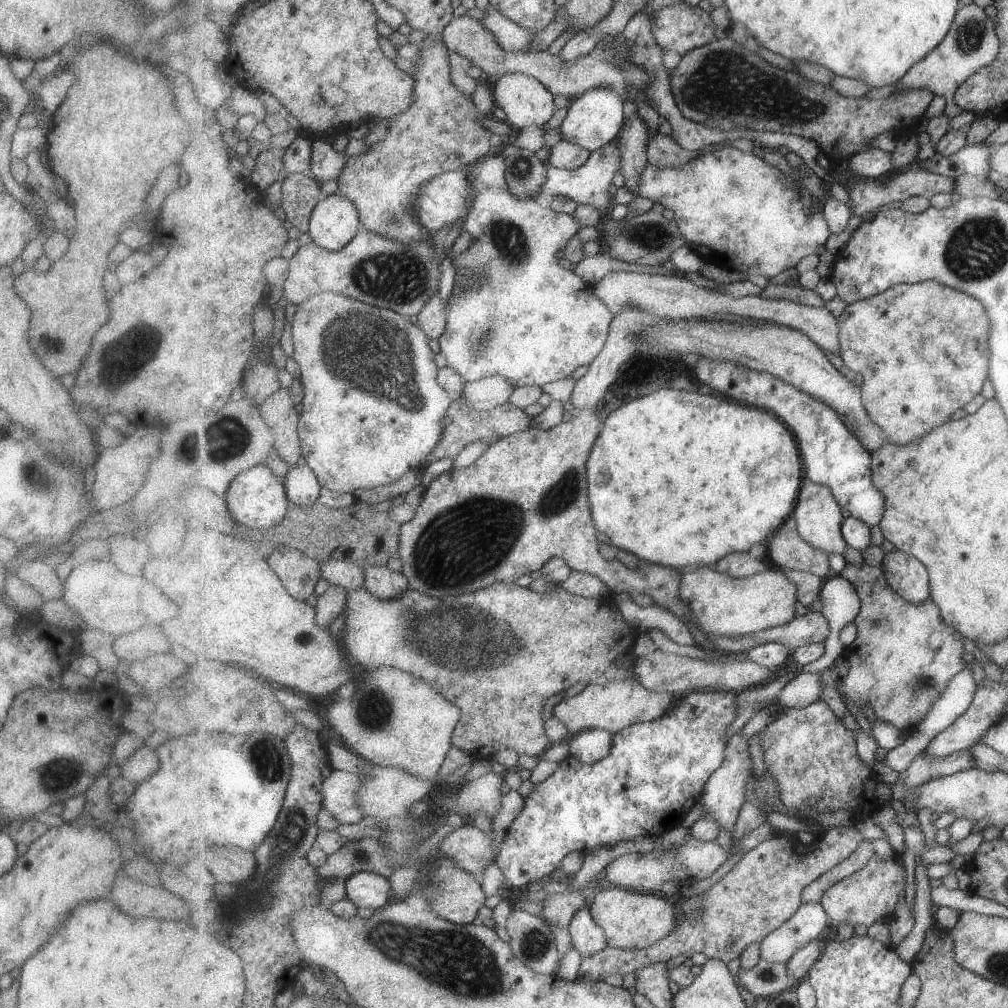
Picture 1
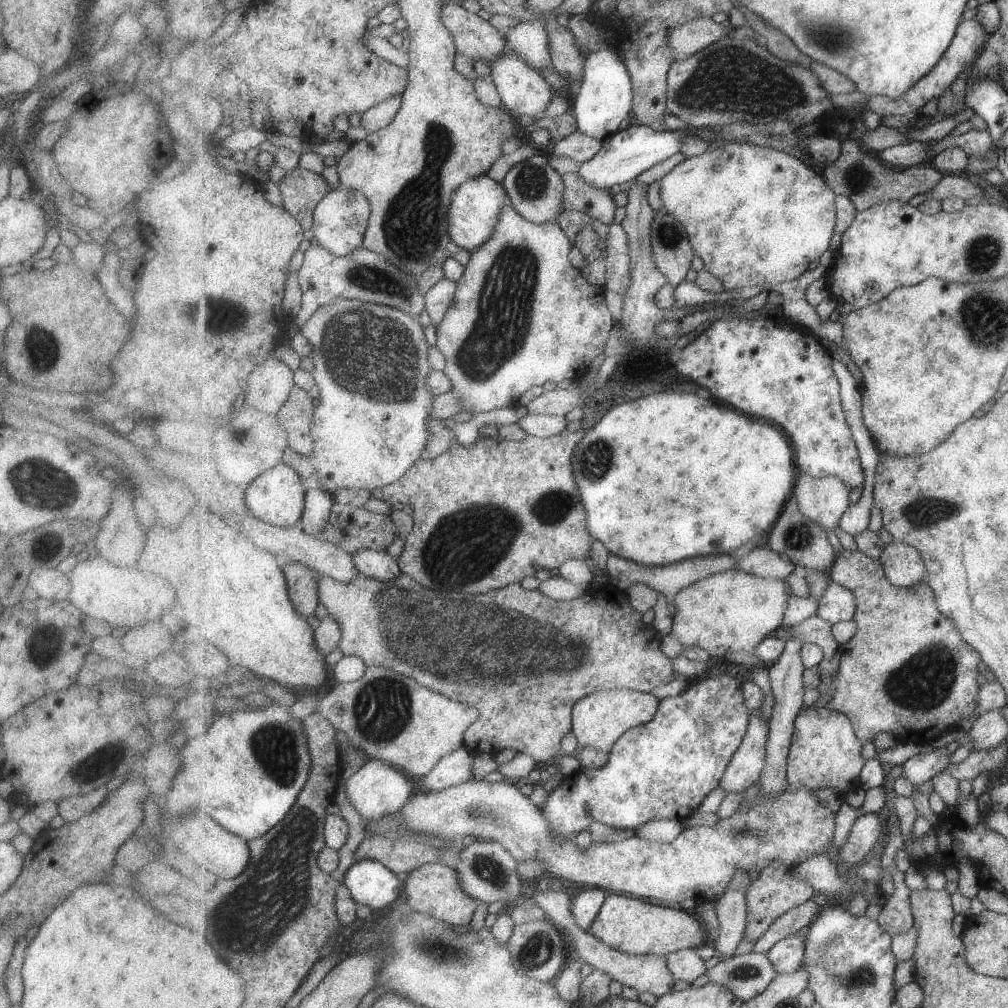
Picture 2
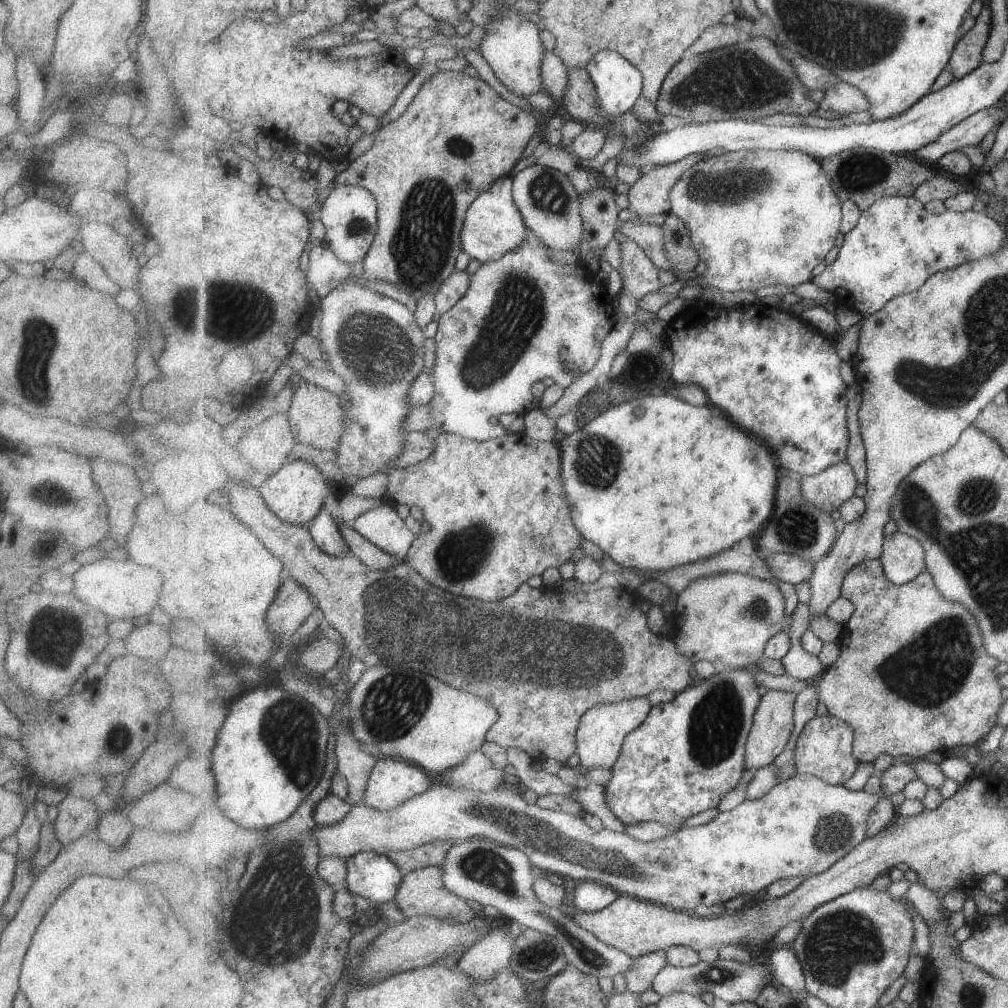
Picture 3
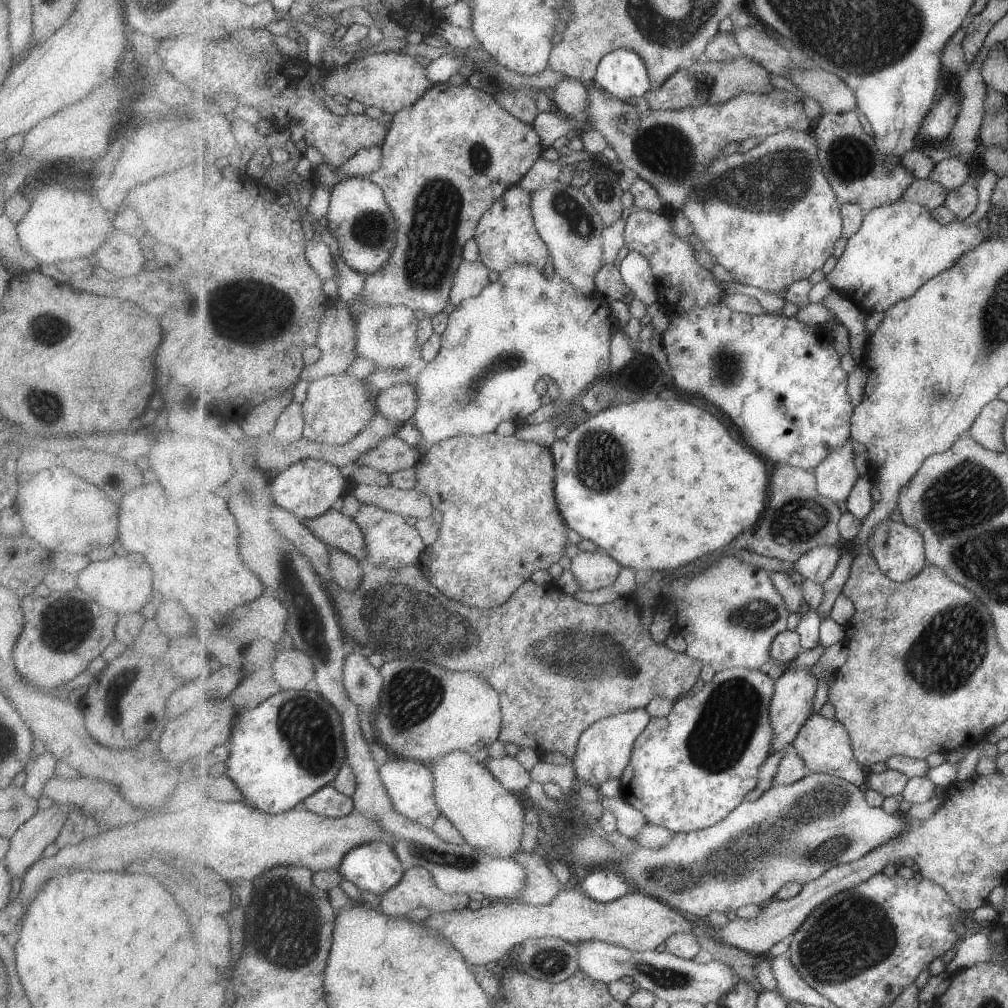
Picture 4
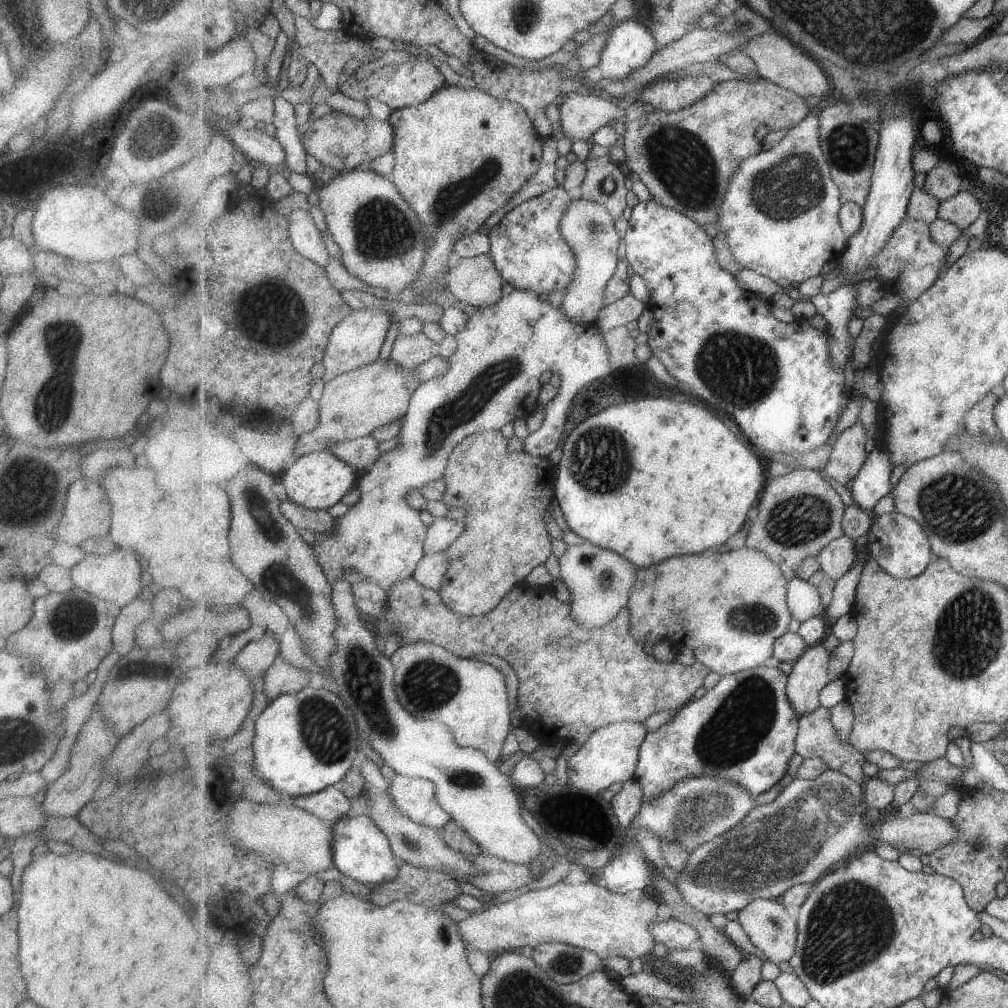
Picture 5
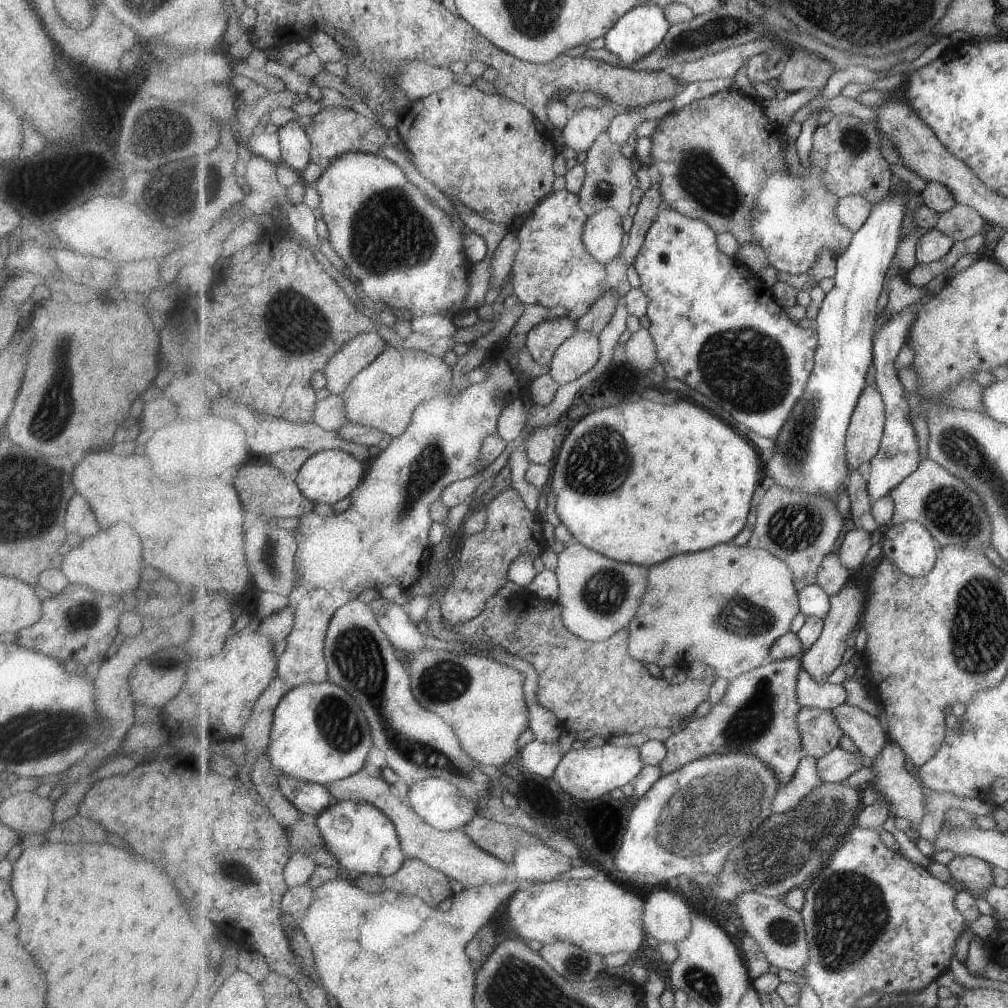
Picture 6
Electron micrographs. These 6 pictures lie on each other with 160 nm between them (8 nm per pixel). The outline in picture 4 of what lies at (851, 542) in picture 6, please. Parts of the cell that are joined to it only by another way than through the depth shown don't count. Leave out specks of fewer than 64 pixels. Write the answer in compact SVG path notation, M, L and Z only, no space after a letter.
M843 544L820 546L806 552L791 565L805 579L824 584L833 576L842 557Z

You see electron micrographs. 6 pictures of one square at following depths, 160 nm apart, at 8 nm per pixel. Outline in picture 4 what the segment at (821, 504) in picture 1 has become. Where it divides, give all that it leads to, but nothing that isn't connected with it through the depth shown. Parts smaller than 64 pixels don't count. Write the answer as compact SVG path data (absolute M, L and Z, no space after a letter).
M850 438L816 466L818 491L839 502L847 502L855 483L860 479L855 464L855 446Z

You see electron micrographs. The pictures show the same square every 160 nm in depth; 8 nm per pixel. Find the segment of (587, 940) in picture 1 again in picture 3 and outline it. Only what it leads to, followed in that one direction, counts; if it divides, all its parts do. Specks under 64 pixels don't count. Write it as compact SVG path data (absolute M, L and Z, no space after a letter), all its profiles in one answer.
M583 881L575 892L573 903L577 911L583 912L603 910L621 896L612 886L597 881Z

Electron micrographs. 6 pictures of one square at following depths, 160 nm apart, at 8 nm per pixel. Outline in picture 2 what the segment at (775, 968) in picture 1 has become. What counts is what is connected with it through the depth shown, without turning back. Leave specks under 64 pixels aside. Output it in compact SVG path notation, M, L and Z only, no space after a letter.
M753 952L733 956L723 964L717 963L707 974L709 980L731 988L743 1002L748 1002L757 994L763 994L778 976L767 954Z

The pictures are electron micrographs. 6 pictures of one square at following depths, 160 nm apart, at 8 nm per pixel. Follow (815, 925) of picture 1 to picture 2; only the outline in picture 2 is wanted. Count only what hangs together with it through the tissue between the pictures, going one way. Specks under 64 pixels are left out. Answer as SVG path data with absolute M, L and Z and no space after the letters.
M808 929L785 936L783 940L779 940L771 951L767 954L769 960L773 962L777 973L781 972L797 972L801 968L805 950L807 950Z

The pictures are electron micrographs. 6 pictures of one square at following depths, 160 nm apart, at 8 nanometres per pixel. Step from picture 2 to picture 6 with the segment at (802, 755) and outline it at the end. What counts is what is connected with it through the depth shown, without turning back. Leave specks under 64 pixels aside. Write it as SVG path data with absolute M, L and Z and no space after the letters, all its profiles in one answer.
M802 707L797 720L807 755L818 761L839 746L844 730L835 713L815 707Z

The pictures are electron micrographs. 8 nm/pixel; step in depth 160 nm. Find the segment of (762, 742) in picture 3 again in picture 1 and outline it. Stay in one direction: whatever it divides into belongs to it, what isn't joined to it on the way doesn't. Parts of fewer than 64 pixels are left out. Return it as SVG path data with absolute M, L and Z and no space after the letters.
M741 732L735 734L735 736L732 738L731 742L728 744L728 750L726 751L726 759L724 760L724 763L712 774L712 778L708 780L708 784L705 787L704 794L701 795L701 798L699 802L701 802L701 805L704 806L706 809L706 812L701 818L703 818L705 815L713 815L719 823L719 826L721 828L731 828L731 832L734 831L734 828L736 827L736 822L738 821L741 809L744 807L745 802L745 796L747 796L747 780L752 777L753 774L753 760L751 760L751 752L749 752L749 742L747 742L747 739L743 738L741 736Z

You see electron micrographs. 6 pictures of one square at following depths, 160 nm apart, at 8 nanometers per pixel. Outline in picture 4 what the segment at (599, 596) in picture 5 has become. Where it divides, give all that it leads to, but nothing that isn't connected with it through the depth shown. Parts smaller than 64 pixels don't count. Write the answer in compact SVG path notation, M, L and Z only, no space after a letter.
M605 549L578 551L571 558L570 570L584 591L596 591L611 587L623 568Z

